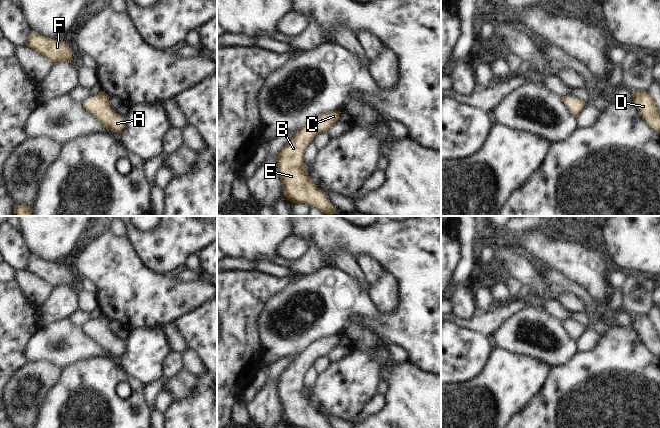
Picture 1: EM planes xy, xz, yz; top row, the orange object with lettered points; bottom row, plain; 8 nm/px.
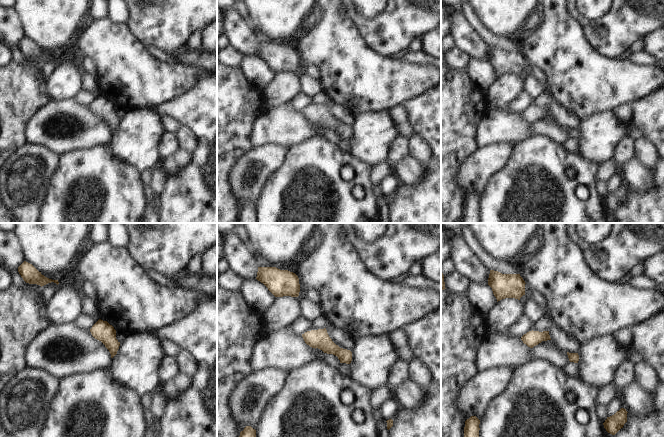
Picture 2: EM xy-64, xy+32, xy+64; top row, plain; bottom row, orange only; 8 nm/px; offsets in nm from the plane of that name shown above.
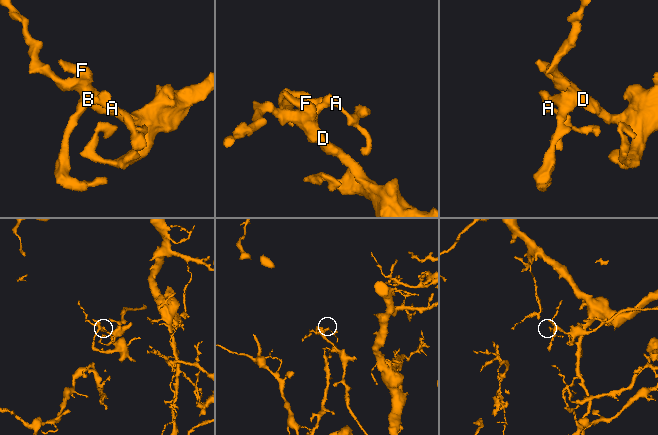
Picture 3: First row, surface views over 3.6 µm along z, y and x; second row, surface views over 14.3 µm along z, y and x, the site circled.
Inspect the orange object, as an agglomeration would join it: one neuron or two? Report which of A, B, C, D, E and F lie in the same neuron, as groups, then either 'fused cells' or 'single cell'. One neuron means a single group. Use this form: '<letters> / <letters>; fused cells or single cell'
A B C D E F; single cell

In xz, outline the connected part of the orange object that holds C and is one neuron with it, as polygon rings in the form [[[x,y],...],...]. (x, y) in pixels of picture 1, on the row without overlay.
[[[340,334],[318,338],[314,347],[303,350],[278,377],[278,398],[287,425],[305,428],[331,428],[323,415],[313,408],[303,377],[317,357],[327,353],[340,341]]]

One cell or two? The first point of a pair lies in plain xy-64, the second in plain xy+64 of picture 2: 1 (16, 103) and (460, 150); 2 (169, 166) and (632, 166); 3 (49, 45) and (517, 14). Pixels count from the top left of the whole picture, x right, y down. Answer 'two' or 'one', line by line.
1: one
2: one
3: one

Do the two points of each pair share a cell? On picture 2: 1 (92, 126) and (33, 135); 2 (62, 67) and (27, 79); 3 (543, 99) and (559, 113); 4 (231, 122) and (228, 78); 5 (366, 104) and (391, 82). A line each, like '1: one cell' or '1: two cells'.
1: one cell
2: two cells
3: one cell
4: one cell
5: one cell

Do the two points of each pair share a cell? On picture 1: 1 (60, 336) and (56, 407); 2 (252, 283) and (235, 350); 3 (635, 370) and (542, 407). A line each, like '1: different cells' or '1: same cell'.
1: different cells
2: same cell
3: same cell

